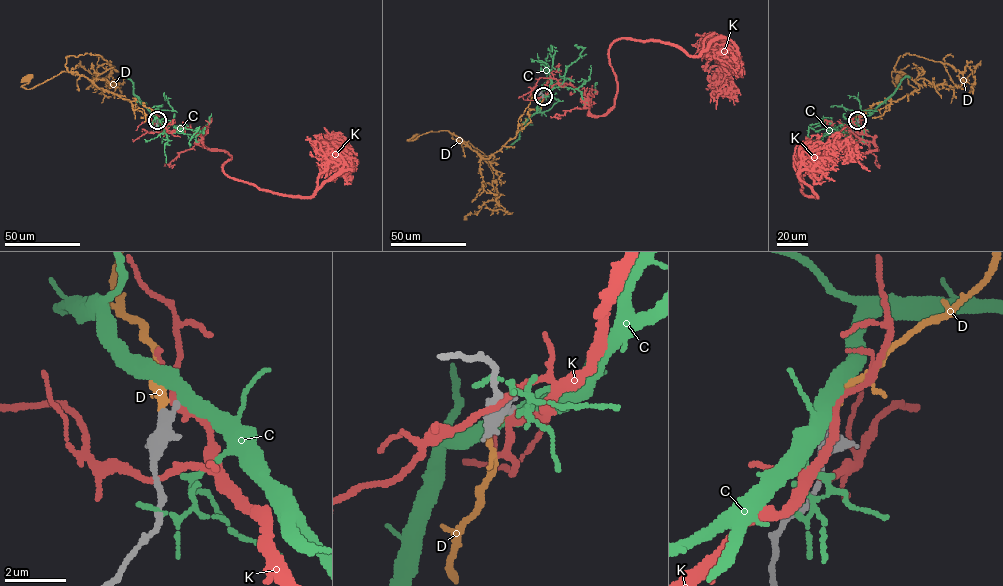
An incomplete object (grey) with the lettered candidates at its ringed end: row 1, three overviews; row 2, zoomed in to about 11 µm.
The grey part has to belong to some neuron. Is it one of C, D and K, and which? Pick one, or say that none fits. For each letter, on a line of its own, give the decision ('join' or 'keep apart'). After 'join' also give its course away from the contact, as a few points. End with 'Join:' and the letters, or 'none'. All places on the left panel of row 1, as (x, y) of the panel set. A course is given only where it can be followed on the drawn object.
C: keep apart
D: join; it runs (156, 120), (155, 110), (143, 102), (98, 88), (76, 72), (63, 71), (28, 89), (22, 86), (28, 77)
K: keep apart
Join: D

